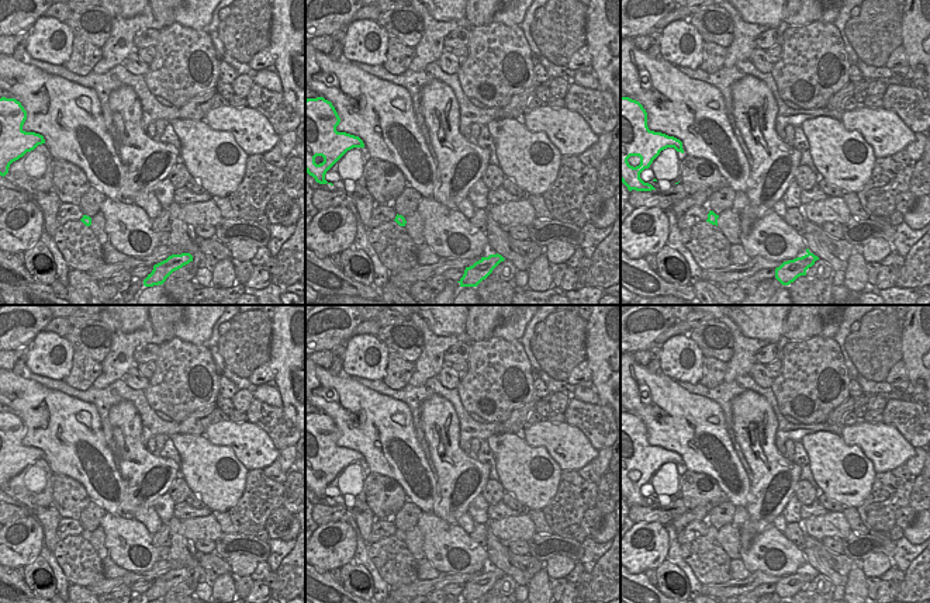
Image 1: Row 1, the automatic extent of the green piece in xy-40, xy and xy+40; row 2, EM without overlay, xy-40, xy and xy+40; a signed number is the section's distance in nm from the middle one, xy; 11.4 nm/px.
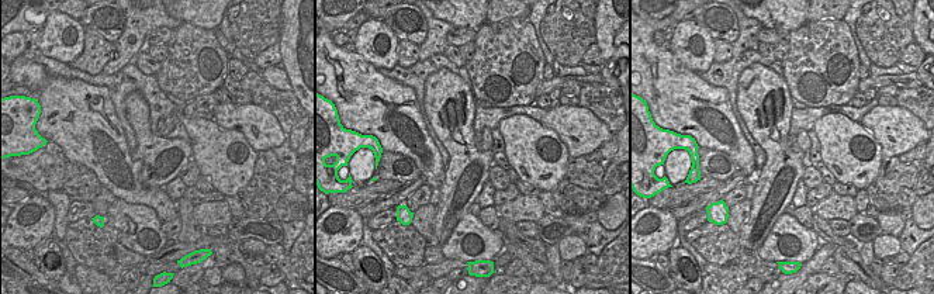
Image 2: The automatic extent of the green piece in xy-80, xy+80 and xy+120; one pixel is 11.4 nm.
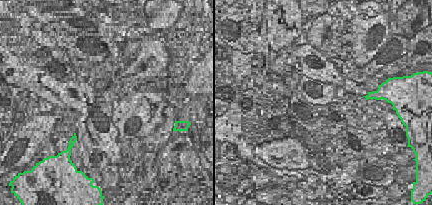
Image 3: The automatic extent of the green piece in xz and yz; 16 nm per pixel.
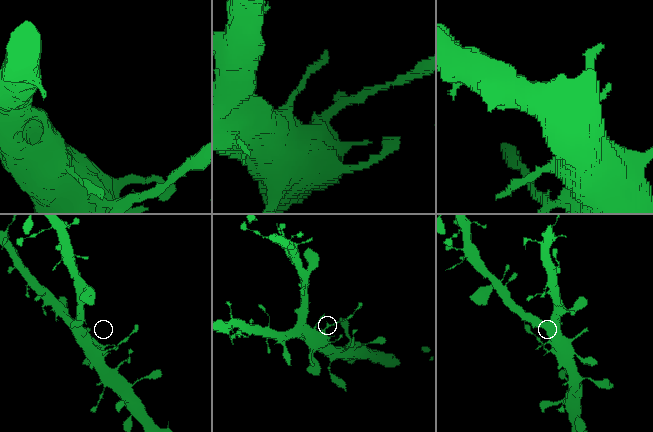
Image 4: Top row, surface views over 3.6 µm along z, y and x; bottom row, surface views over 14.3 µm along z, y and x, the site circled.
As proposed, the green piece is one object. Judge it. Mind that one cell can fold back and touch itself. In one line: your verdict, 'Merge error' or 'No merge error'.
No merge error

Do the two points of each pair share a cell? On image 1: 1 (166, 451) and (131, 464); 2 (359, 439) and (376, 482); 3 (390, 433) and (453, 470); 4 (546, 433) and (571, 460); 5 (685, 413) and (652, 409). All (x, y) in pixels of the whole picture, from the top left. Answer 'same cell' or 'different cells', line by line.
1: different cells
2: different cells
3: different cells
4: same cell
5: same cell

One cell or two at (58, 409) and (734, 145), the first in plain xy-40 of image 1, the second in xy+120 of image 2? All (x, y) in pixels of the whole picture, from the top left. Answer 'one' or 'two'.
one

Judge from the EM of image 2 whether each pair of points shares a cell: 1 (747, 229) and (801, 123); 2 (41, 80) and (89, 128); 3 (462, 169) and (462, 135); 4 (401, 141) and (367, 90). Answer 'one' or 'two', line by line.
1: two
2: one
3: one
4: one

